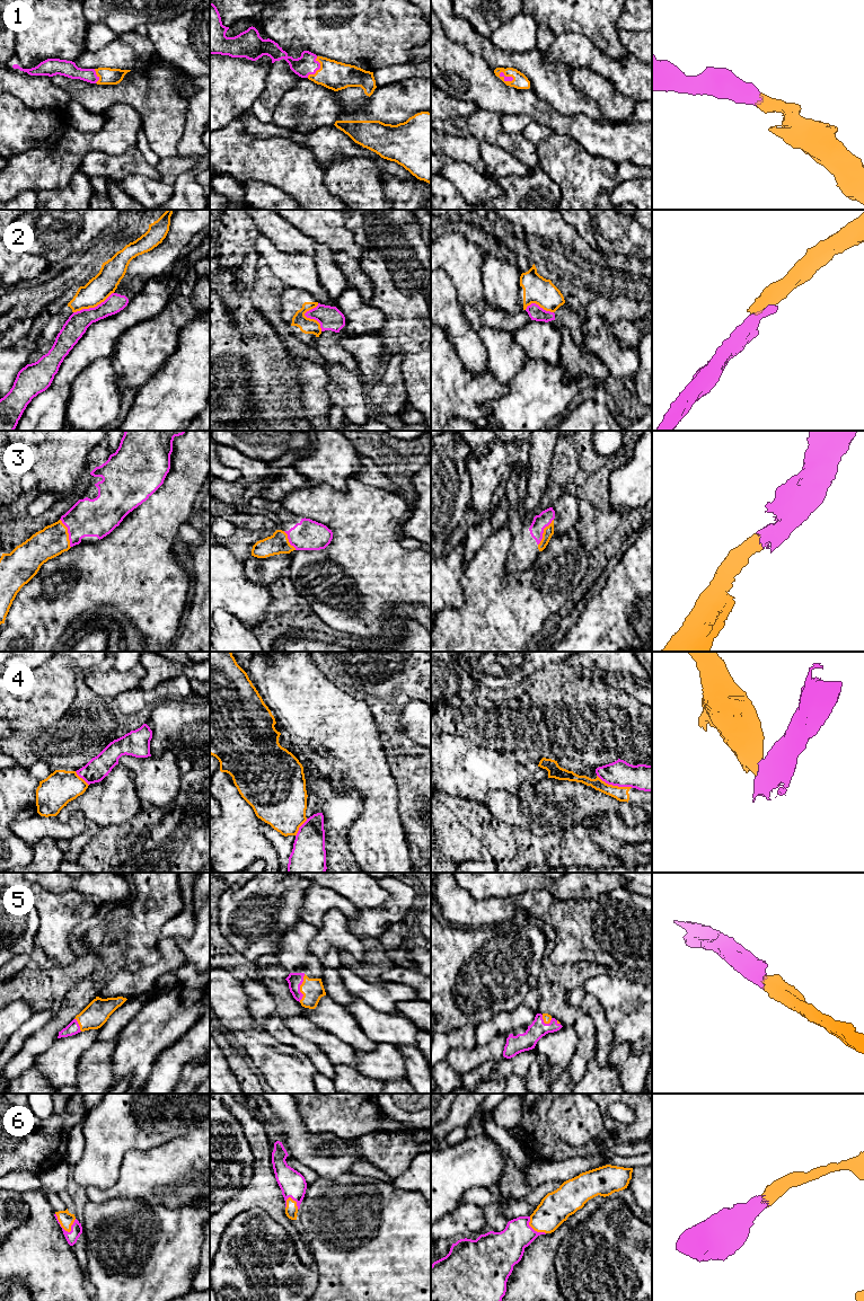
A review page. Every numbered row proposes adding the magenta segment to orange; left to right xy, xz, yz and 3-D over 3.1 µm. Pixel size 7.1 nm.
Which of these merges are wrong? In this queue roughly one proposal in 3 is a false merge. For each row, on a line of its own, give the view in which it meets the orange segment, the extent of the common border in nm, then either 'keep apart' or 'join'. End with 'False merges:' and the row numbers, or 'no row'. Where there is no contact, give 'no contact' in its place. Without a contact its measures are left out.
1: meets orange in xz; contact 170 nm long; join
2: meets orange in xy; contact 320 nm long; keep apart
3: meets orange in xy; contact 220 nm long; join
4: meets orange in yz; contact 280 nm long; keep apart
5: meets orange in xz; contact 200 nm long; join
6: meets orange in xy; contact 170 nm long; join
False merges: 2, 4

